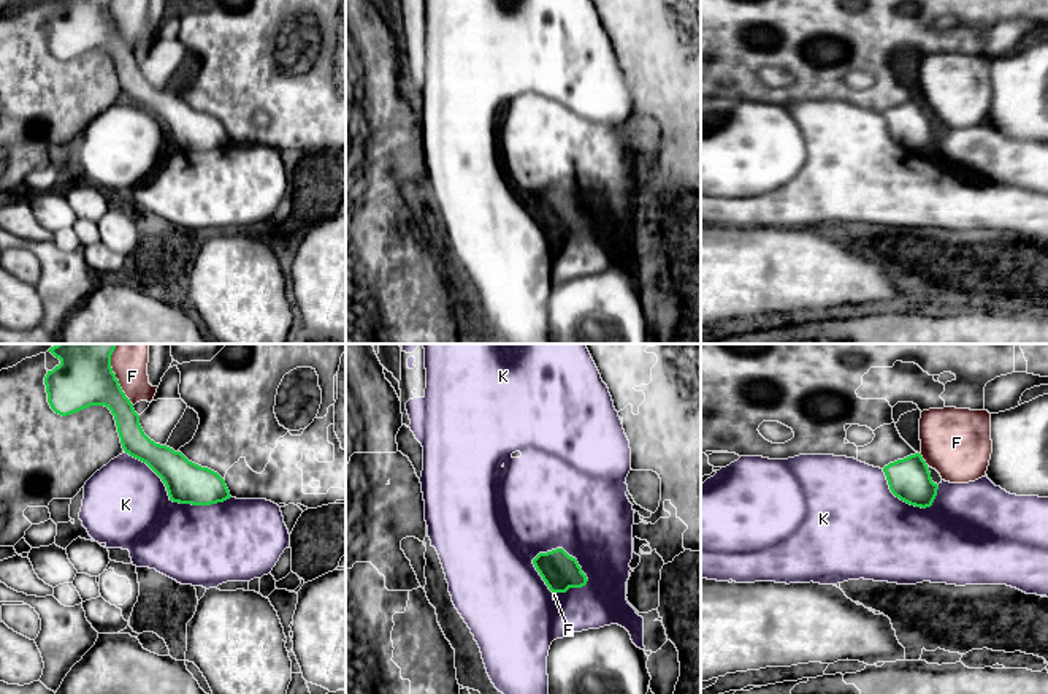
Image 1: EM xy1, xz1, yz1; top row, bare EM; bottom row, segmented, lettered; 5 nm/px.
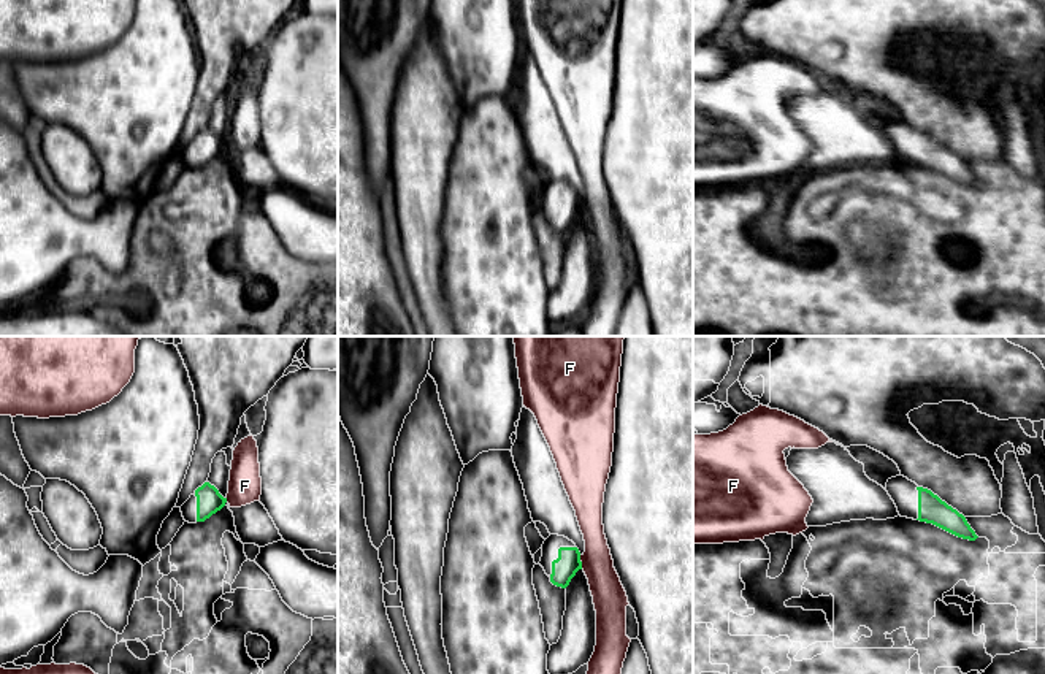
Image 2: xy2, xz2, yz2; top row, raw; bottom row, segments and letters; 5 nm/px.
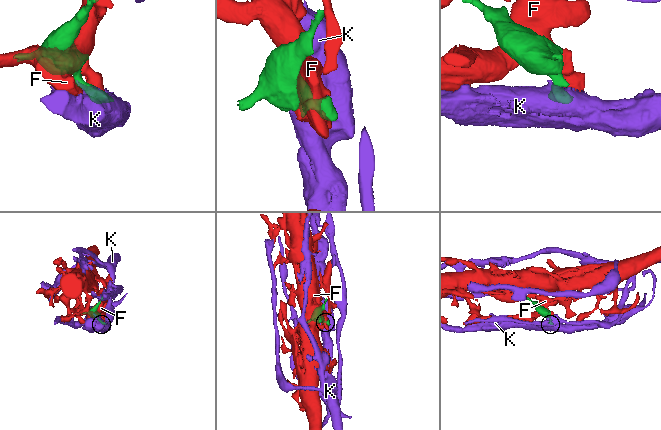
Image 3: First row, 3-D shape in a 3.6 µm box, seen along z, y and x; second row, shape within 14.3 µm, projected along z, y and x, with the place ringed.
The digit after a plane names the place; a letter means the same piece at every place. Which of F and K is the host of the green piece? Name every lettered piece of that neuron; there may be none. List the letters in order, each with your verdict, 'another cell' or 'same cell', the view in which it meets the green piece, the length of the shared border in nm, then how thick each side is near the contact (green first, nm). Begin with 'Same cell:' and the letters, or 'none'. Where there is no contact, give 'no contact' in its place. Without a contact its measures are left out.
Same cell: none
F: another cell; contact in xy1; length 320 nm; calibres 300 and 190 nm
K: another cell; contact in xz1; length 320 nm; calibres 190 and 480 nm

